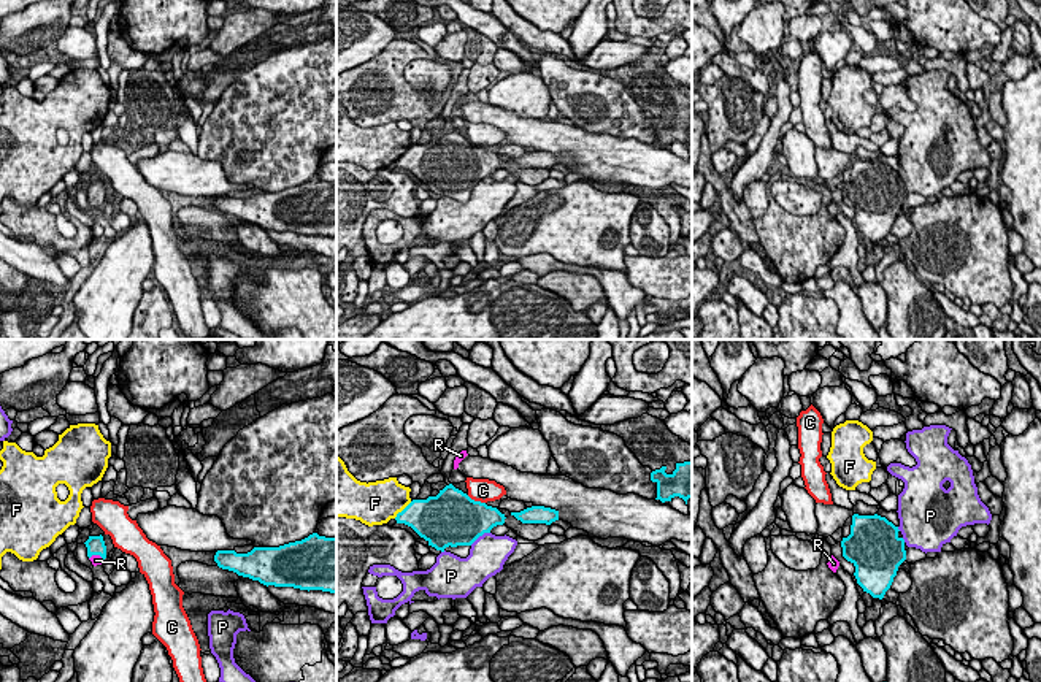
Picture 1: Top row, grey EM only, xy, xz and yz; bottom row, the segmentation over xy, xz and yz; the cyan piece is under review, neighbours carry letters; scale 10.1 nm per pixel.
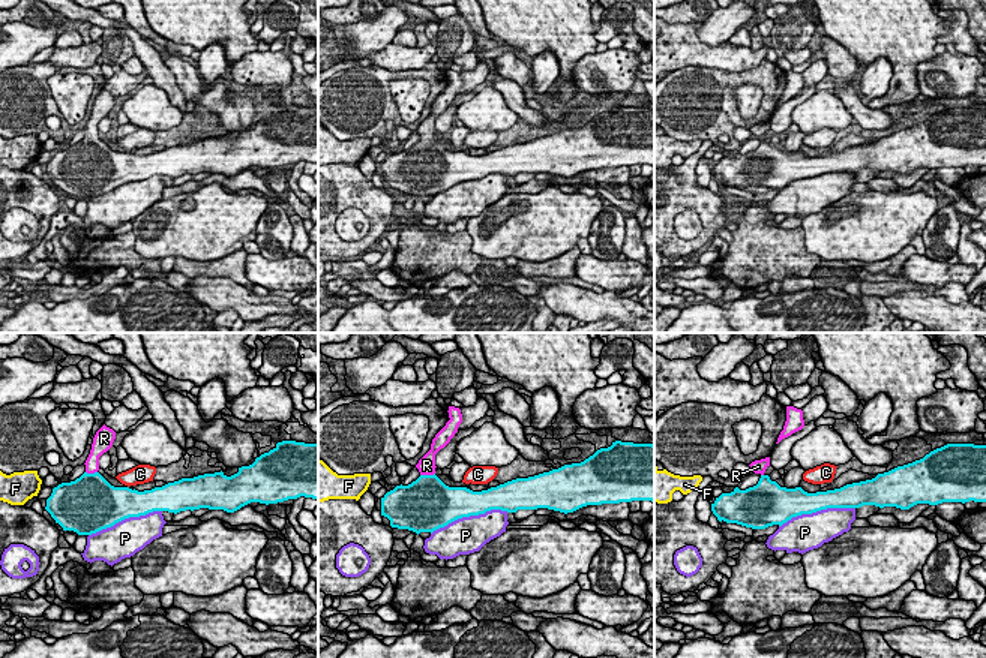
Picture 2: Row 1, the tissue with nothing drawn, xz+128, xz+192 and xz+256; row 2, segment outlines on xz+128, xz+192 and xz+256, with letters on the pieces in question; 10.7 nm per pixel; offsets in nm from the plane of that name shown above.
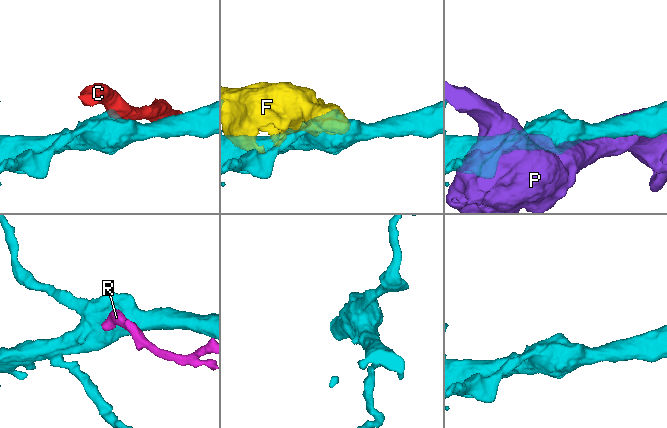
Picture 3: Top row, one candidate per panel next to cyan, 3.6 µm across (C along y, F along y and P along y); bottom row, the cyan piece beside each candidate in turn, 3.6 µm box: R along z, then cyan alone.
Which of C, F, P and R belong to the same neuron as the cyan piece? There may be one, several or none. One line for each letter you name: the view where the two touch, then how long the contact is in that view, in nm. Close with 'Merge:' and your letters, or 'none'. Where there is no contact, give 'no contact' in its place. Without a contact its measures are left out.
R: contact in xy; length 160 nm
Merge: R

